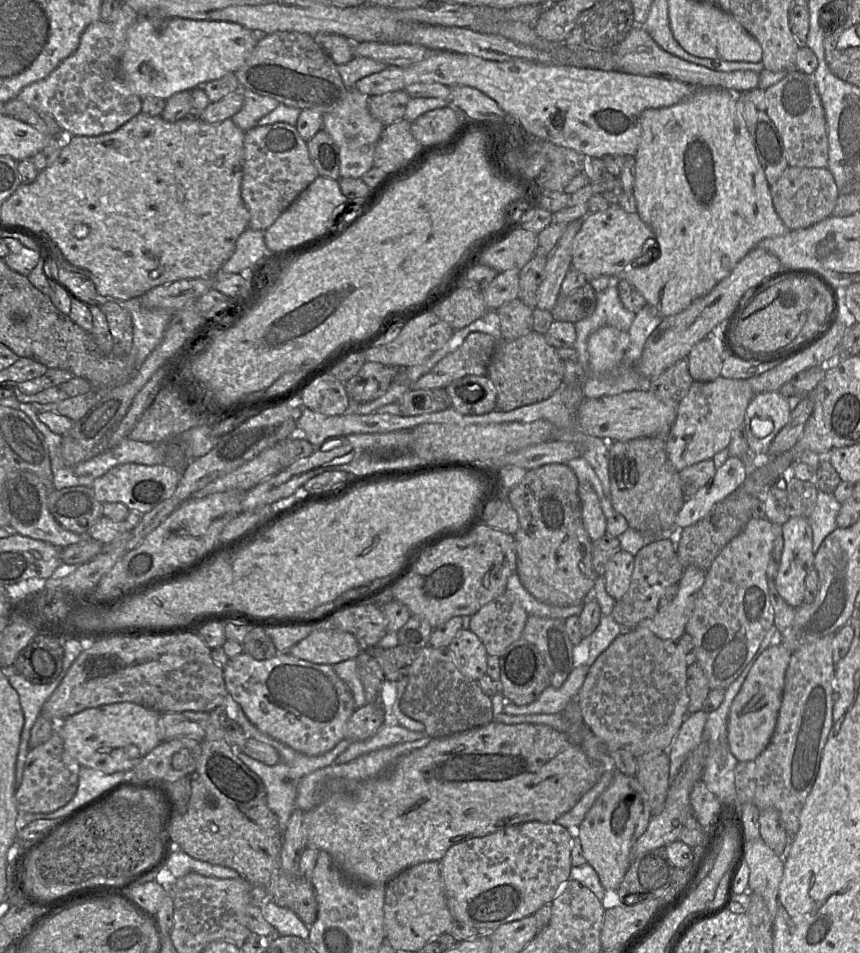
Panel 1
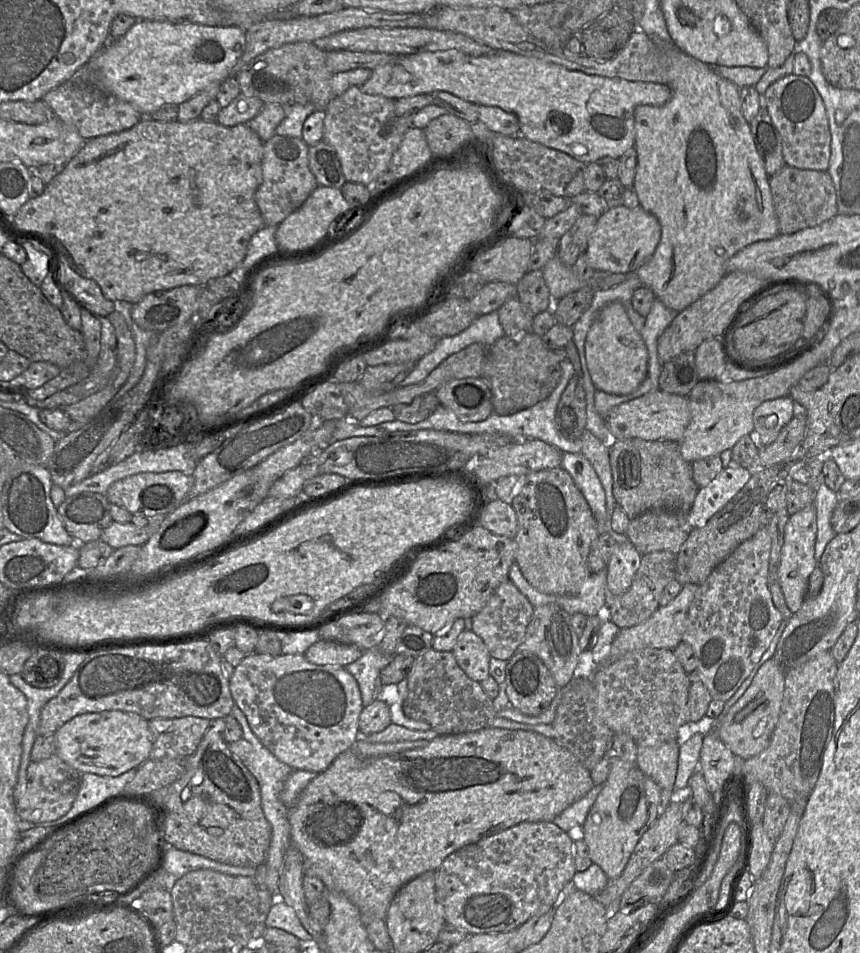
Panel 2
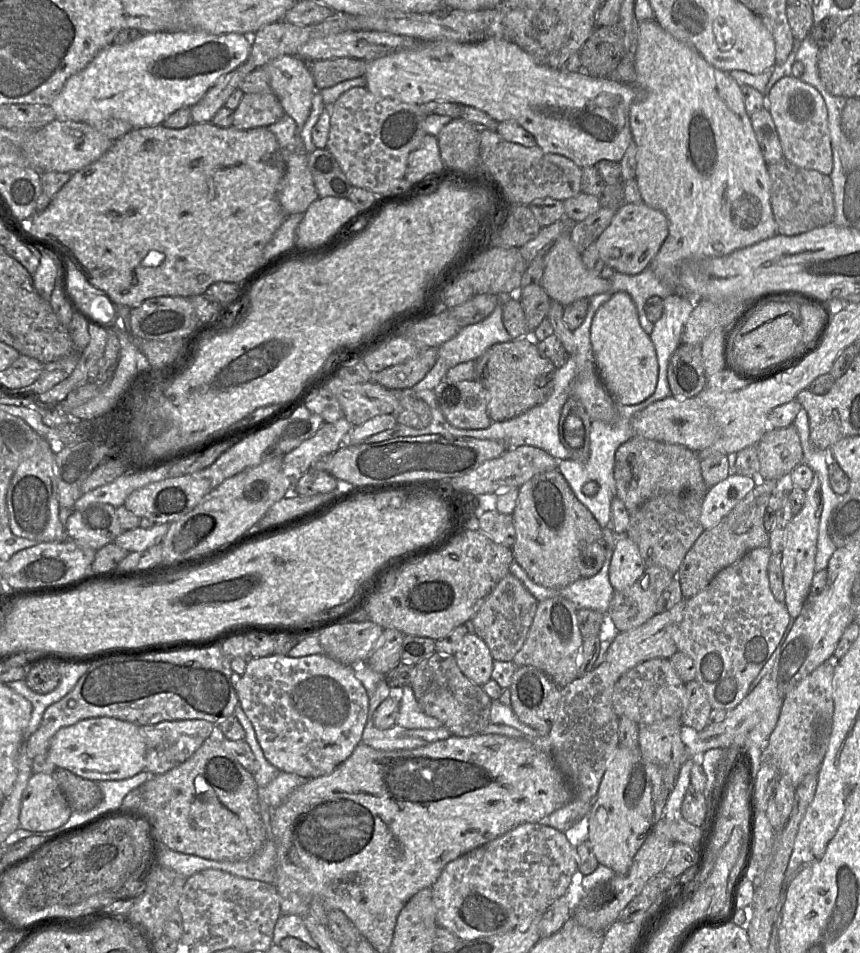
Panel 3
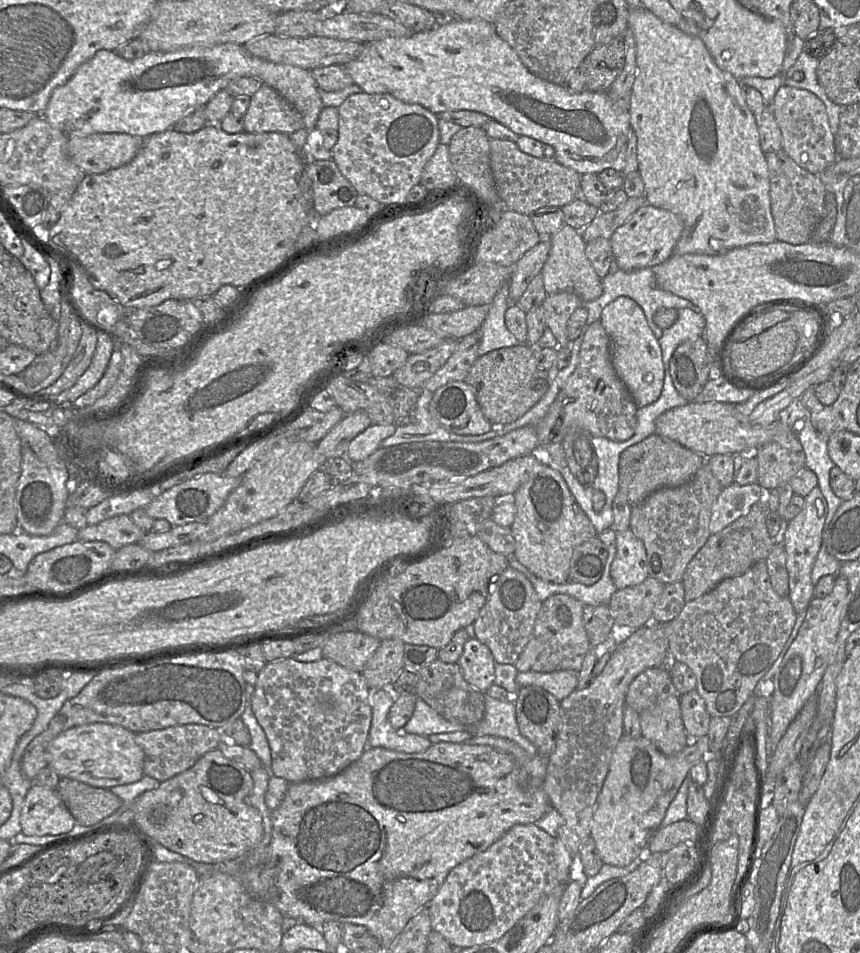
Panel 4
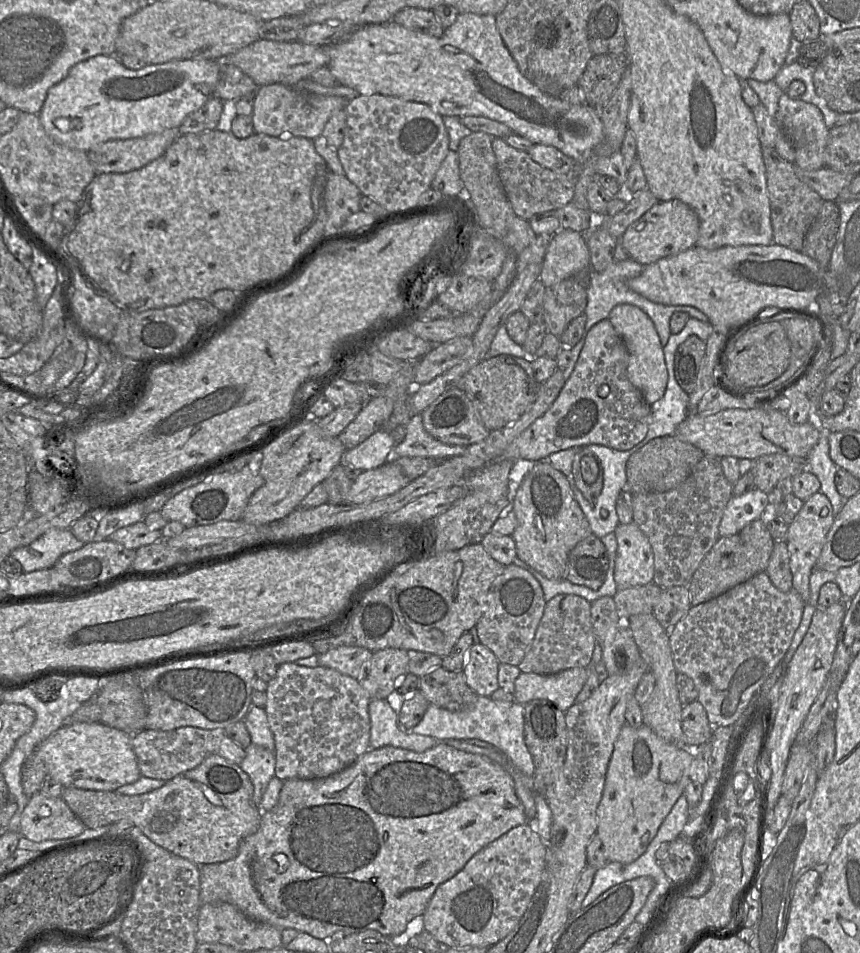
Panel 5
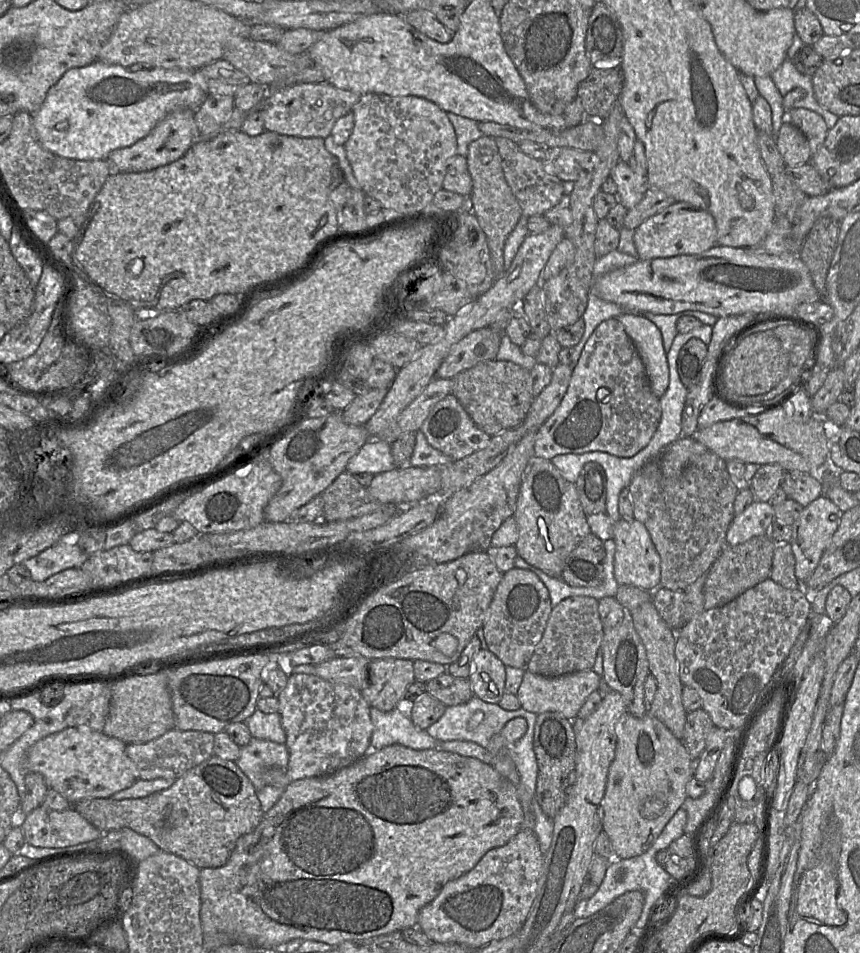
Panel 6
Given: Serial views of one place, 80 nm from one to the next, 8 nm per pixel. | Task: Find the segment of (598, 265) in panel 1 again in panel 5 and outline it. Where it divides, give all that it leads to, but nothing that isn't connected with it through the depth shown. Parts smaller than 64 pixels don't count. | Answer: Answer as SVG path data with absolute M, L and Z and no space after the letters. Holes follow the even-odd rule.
M679 200L659 202L633 222L619 239L629 258L647 266L662 258L696 246L699 219L695 211Z

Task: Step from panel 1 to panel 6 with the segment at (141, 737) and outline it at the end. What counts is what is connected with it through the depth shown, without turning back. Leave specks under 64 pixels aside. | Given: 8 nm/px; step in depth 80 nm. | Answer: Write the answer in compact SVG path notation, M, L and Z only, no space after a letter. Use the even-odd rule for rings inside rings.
M87 726L66 727L60 732L40 739L28 750L26 773L28 771L40 773L48 788L59 792L71 805L83 799L110 798L113 794L131 787L137 780L136 769L126 754L126 747L127 744L121 740Z

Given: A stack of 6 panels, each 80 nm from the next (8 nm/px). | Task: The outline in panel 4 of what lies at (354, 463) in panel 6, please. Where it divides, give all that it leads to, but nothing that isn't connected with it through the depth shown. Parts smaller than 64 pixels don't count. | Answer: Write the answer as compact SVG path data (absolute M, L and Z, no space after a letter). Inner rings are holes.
M395 423L385 425L371 424L350 442L346 457L351 462L360 462L366 459L381 447L381 442L384 439L394 434L396 428Z

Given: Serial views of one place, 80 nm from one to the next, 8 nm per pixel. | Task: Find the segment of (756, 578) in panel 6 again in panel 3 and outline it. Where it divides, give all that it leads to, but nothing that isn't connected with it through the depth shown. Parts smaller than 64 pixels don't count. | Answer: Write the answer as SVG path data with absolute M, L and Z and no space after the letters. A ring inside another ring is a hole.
M757 479L754 489L717 526L702 532L687 552L676 574L684 599L700 593L718 572L736 563L751 550L769 547L769 532L765 530L763 518L771 494L781 486L781 481Z

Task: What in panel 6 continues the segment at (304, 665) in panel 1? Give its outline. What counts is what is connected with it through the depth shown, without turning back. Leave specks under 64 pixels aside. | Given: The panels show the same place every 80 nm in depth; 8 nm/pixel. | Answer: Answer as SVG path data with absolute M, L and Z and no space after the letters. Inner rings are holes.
M292 673L277 698L281 725L289 752L286 774L289 780L333 774L364 757L370 751L373 724L370 706L361 691L316 675Z

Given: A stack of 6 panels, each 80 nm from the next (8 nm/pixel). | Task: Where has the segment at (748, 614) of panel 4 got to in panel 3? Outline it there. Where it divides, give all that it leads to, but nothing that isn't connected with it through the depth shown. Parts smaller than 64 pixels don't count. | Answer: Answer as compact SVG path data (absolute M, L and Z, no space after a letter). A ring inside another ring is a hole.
M770 547L751 550L736 563L718 572L704 590L687 599L674 640L677 650L693 660L696 668L695 680L706 692L712 709L729 712L740 704L750 692L750 684L781 645L783 637L785 639L794 623L785 601L778 602L771 592L768 577L771 555Z

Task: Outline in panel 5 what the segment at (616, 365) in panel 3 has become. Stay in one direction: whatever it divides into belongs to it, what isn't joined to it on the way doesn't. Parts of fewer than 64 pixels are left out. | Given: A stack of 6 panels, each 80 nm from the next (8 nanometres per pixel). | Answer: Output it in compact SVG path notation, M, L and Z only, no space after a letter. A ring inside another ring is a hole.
M631 304L616 305L607 319L628 350L629 360L626 373L629 381L641 392L648 404L654 404L663 397L668 381L663 345L654 323L644 311Z

